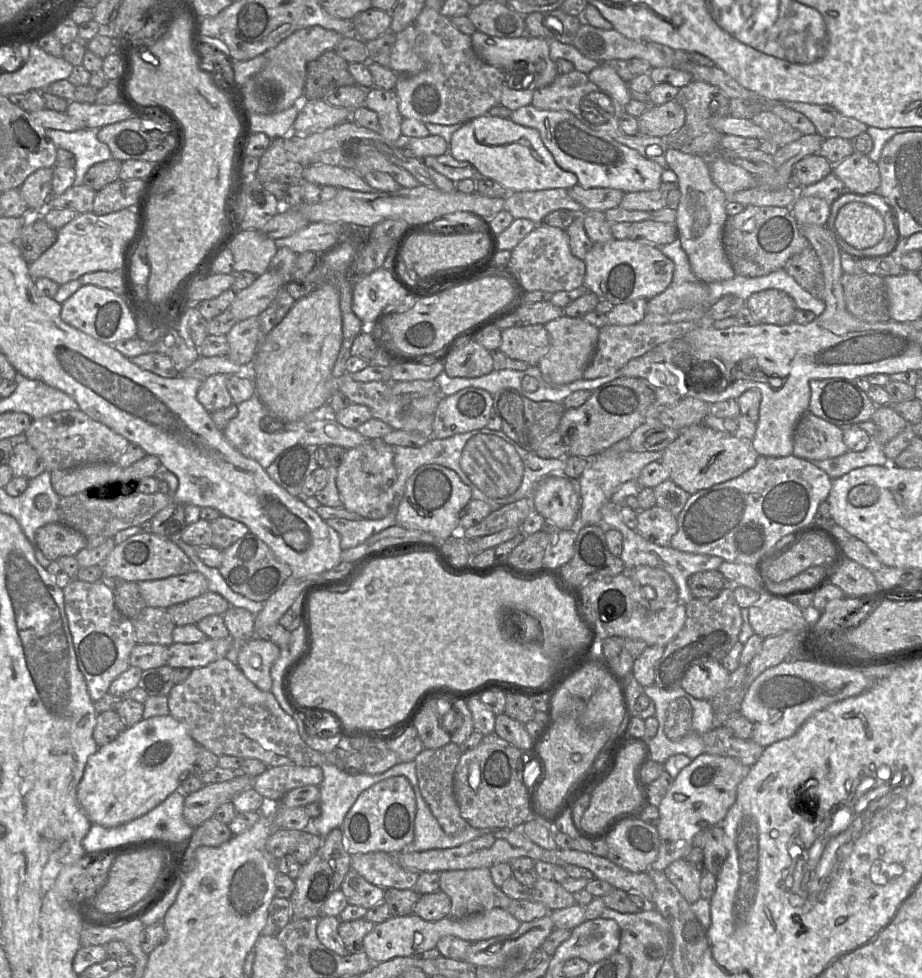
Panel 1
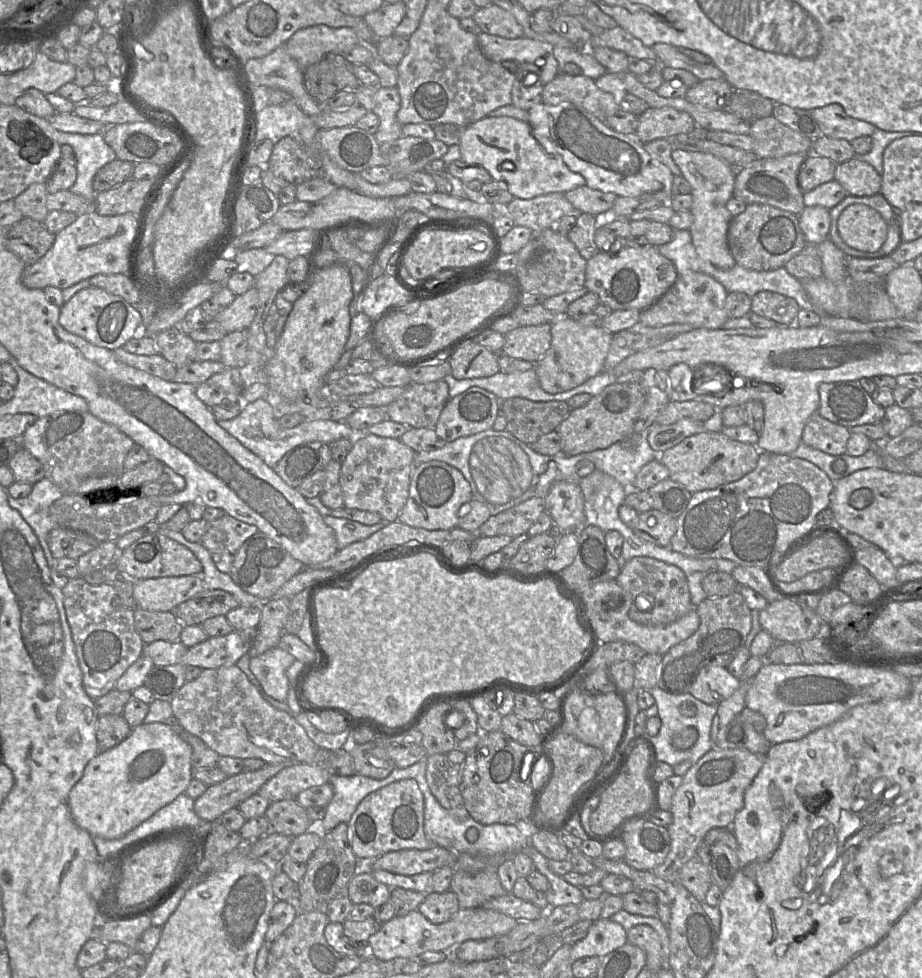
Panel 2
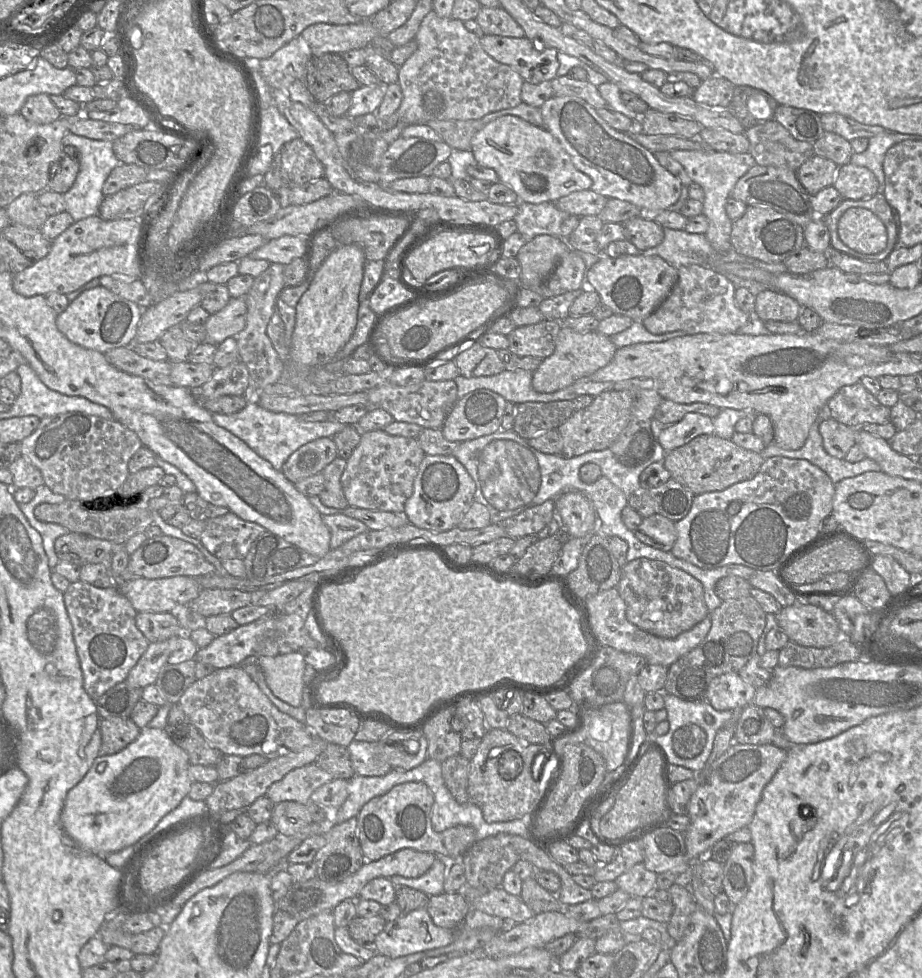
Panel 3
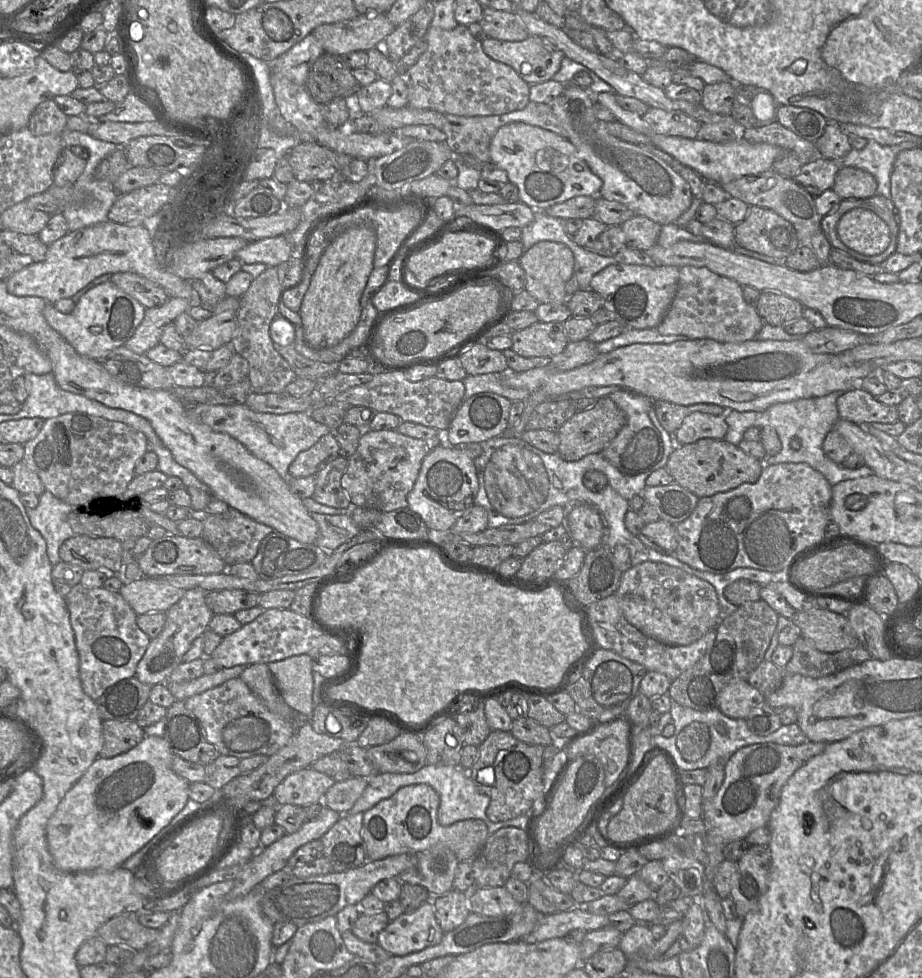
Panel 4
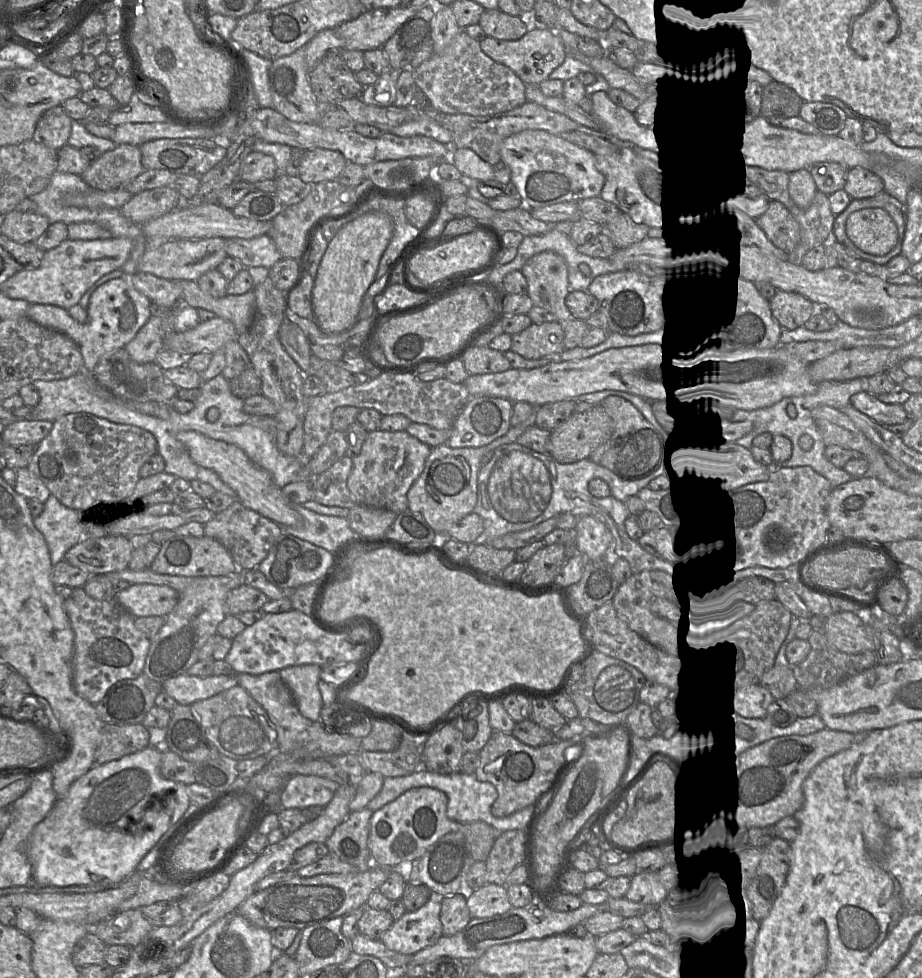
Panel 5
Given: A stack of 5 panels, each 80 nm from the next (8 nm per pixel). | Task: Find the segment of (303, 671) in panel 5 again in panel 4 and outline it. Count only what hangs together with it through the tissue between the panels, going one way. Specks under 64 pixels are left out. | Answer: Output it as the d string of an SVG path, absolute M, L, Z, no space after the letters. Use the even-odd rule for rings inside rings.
M301 654L267 665L283 701L310 722L314 709L313 658Z

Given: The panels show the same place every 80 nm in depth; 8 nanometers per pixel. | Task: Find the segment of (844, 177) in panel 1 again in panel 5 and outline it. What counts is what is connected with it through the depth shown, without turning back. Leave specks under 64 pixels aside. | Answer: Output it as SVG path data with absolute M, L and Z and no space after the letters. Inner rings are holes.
M852 168L845 173L842 188L851 200L865 199L876 196L884 190L882 179L870 170Z

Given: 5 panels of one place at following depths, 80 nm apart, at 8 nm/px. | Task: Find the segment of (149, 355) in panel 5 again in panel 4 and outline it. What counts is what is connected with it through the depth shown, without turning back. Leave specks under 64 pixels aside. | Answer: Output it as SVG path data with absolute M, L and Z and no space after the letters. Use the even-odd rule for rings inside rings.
M169 297L164 304L147 308L142 322L124 346L139 355L145 355L149 349L160 343L165 326L189 309L190 303L180 297Z

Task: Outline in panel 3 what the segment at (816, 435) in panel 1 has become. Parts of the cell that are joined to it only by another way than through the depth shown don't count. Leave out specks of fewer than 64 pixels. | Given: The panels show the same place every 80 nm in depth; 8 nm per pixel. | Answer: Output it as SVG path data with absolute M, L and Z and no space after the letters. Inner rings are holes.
M832 418L821 420L818 428L823 447L830 456L844 459L850 448L856 444L857 428L851 428Z

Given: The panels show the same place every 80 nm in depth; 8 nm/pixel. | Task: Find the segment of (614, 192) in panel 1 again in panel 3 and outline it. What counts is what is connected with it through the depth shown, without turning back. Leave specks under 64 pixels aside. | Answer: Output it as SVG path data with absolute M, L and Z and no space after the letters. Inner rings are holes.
M591 189L572 192L557 201L556 207L568 215L600 216L609 198Z

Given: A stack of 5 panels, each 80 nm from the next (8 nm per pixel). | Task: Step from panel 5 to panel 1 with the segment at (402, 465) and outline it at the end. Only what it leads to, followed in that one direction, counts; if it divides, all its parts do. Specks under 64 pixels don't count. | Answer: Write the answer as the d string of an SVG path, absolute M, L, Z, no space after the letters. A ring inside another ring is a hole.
M367 438L362 444L347 449L337 467L336 486L343 507L365 519L381 519L395 511L394 483L397 478L393 447L382 438Z

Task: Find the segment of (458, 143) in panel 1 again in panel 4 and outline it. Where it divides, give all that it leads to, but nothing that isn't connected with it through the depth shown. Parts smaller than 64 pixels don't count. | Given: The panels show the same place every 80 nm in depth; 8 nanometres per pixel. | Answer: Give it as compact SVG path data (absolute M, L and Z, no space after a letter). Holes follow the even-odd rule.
M512 122L498 129L489 146L491 163L507 172L509 182L517 186L520 201L534 211L576 196L598 196L602 180L581 158L565 137L523 122Z

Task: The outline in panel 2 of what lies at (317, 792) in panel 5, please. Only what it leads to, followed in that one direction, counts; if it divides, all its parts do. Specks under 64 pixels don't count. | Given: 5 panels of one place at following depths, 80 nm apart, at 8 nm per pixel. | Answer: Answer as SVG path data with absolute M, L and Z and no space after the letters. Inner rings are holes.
M292 764L264 783L258 793L270 802L295 800L300 792L326 784L329 779L330 773L316 764Z

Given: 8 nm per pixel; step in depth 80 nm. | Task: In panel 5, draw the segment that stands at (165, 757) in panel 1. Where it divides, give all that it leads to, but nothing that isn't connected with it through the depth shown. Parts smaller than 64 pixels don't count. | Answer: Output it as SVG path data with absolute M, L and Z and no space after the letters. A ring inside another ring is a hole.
M148 746L145 749L126 755L118 760L103 765L95 765L86 774L78 778L70 786L67 794L59 798L49 814L38 823L28 839L28 860L32 867L32 882L40 887L69 887L69 886L95 886L98 884L119 884L132 874L144 856L158 843L161 837L171 829L184 815L190 806L188 786L164 778L160 773L160 761L162 752L155 747Z

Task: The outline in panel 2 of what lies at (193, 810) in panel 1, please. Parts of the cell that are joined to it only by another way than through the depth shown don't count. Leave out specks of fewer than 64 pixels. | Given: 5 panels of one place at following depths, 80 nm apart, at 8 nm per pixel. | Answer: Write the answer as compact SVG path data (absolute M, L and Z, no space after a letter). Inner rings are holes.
M298 763L266 764L256 771L244 771L228 776L224 781L212 784L194 802L194 810L199 818L208 822L219 821L220 817L259 792L270 778L283 768Z

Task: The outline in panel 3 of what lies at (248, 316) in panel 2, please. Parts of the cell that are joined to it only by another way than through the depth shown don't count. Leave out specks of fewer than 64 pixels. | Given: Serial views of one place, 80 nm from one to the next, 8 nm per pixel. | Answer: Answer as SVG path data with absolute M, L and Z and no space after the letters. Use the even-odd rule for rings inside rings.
M244 297L231 298L225 307L209 316L204 323L206 342L218 345L226 338L236 336L246 325L247 305Z

